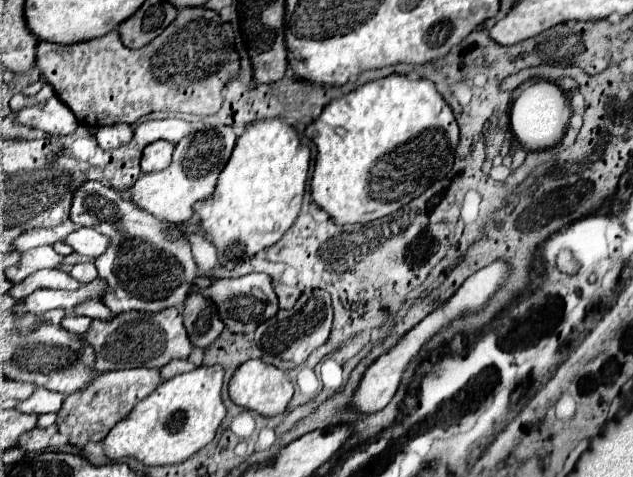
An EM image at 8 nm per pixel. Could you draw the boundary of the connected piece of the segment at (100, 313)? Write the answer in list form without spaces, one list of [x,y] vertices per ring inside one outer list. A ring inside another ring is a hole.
[[[83,301],[79,305],[75,305],[75,315],[85,315],[85,317],[99,317],[99,319],[111,319],[113,313],[107,311],[107,307],[103,307],[99,301]]]

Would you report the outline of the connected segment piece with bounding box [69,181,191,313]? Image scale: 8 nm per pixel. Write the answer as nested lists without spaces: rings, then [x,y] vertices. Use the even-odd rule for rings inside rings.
[[[87,181],[75,191],[69,219],[105,237],[111,235],[107,251],[95,257],[95,267],[97,279],[103,279],[107,285],[101,303],[113,313],[133,309],[155,313],[159,309],[179,307],[185,301],[189,293],[189,285],[185,283],[185,251],[191,251],[191,245],[185,237],[169,237],[165,233],[165,221],[139,211],[135,203],[125,201],[119,193],[95,181]]]

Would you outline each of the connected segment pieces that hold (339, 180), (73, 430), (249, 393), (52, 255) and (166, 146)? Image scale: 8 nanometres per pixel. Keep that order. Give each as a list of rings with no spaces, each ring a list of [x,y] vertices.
[[[389,75],[369,81],[345,97],[331,101],[323,113],[307,125],[305,137],[309,137],[317,147],[315,171],[309,185],[311,199],[317,207],[327,211],[337,225],[345,225],[385,217],[419,197],[431,183],[445,177],[453,165],[459,127],[451,107],[429,79],[411,81],[405,75]]]
[[[125,369],[125,371],[107,371],[97,375],[83,391],[67,395],[63,407],[57,411],[57,429],[69,437],[73,447],[83,449],[87,443],[103,441],[111,427],[125,419],[131,407],[143,401],[151,391],[161,383],[157,369]]]
[[[249,359],[249,361],[241,363],[235,369],[235,373],[231,375],[229,397],[231,397],[233,403],[237,403],[245,409],[251,409],[251,411],[255,411],[259,415],[265,415],[265,417],[273,417],[273,415],[281,415],[285,411],[287,403],[291,401],[293,383],[289,381],[285,371],[263,363],[261,359]]]
[[[51,245],[29,249],[21,255],[21,259],[5,269],[5,275],[11,285],[21,283],[27,275],[39,271],[39,269],[53,269],[63,261],[63,255],[59,255]]]
[[[155,141],[149,143],[143,149],[143,157],[141,157],[141,171],[143,173],[151,173],[151,171],[161,171],[167,167],[167,163],[171,163],[171,155],[173,155],[173,143],[169,141]]]

